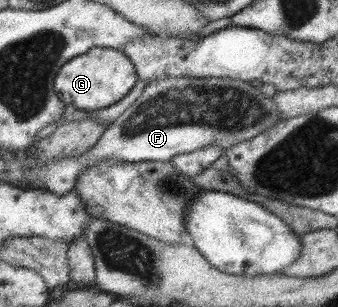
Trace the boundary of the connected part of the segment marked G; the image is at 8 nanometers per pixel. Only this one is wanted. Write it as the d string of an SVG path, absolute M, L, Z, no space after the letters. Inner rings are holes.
M92 47L60 67L53 80L53 90L65 105L94 111L120 101L136 85L137 79L133 64L124 52L108 47Z

